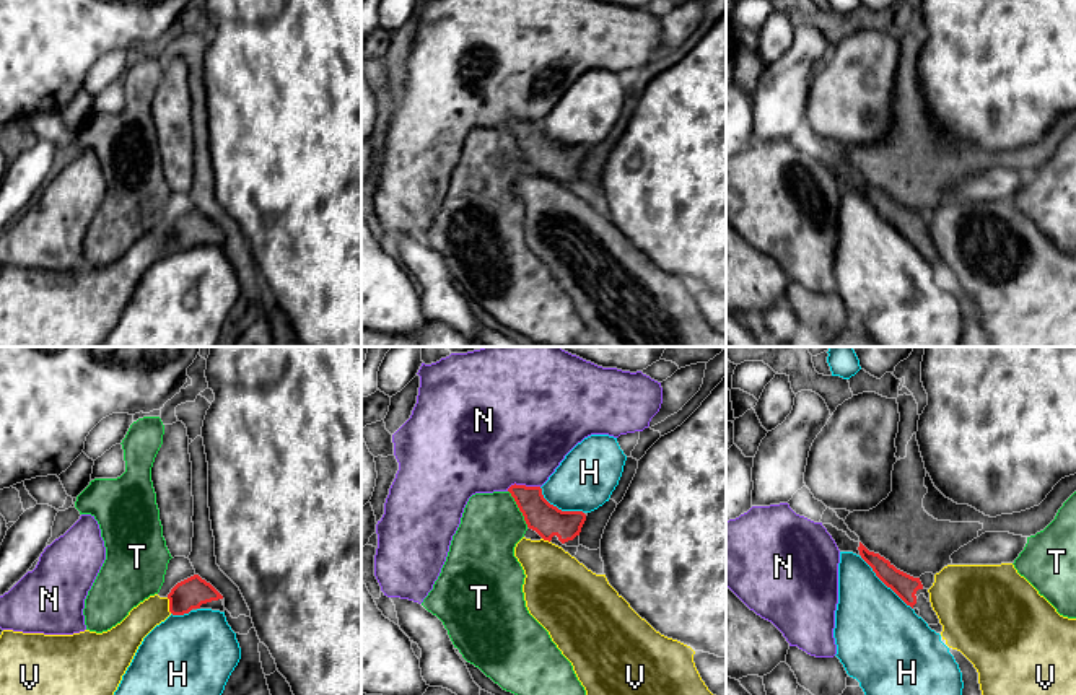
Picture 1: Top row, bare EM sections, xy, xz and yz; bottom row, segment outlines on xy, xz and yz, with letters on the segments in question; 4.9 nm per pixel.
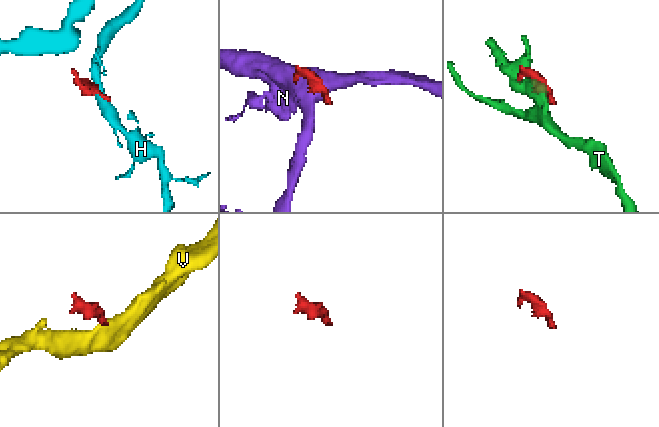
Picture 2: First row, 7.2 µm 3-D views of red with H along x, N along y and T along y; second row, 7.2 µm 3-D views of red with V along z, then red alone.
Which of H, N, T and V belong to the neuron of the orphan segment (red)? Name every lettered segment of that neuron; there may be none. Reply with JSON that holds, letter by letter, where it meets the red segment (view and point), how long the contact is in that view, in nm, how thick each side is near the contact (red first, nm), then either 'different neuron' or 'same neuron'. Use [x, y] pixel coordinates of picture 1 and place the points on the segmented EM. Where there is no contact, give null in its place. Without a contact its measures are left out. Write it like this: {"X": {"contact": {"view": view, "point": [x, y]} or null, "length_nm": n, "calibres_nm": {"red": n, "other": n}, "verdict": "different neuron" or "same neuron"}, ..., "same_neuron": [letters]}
{"H": {"contact": {"view": "yz", "point": [886, 585]}, "length_nm": 380, "calibres_nm": {"red": 120, "other": 420}, "verdict": "different neuron"}, "N": {"contact": {"view": "xz", "point": [523, 485]}, "length_nm": 170, "calibres_nm": {"red": 160, "other": 480}, "verdict": "different neuron"}, "T": {"contact": {"view": "xz", "point": [518, 507]}, "length_nm": 200, "calibres_nm": {"red": 160, "other": 300}, "verdict": "different neuron"}, "V": {"contact": {"view": "xy", "point": [170, 606]}, "length_nm": 80, "calibres_nm": {"red": 150, "other": 150}, "verdict": "different neuron"}, "same_neuron": []}

